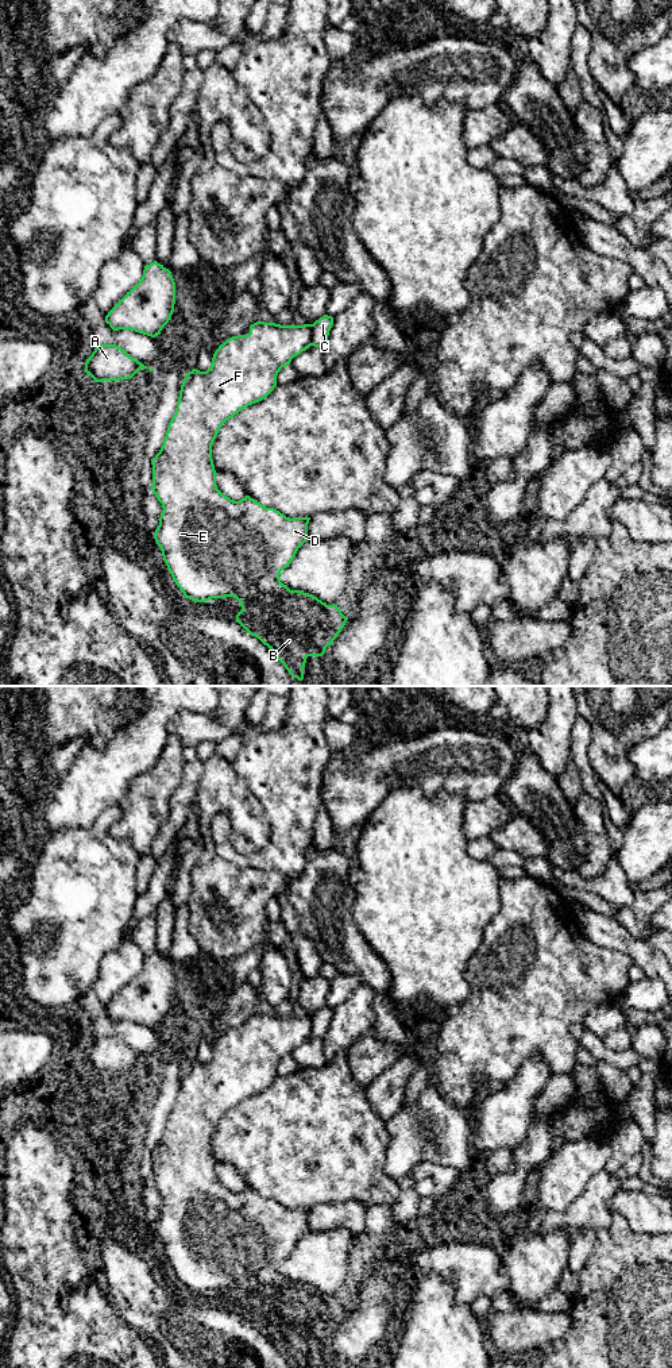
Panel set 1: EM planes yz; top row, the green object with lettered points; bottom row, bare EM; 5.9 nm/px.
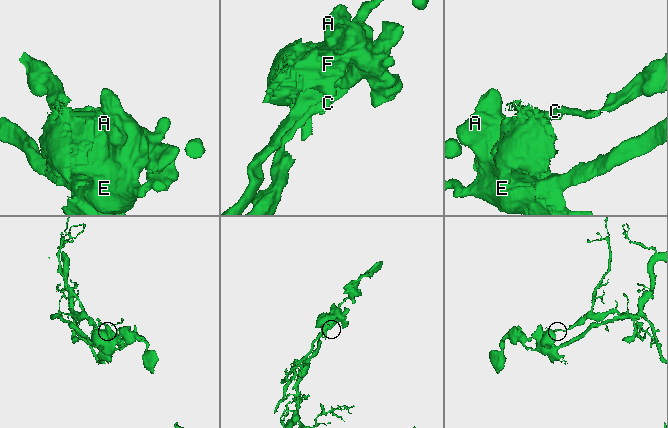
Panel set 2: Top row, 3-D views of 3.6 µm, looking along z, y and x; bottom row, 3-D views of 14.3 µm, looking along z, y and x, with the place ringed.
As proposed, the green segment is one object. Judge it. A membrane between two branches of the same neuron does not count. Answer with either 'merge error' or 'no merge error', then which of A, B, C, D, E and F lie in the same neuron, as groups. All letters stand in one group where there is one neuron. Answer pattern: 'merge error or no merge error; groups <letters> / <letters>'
merge error; groups A B D E F / C

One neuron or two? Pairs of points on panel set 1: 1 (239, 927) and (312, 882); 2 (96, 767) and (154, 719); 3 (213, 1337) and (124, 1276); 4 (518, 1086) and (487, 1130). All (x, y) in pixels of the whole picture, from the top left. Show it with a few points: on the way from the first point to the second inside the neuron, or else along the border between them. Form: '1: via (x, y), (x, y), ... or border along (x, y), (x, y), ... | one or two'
1: border along (286, 878), (284, 889) | two
2: via (111, 762), (139, 733) | one
3: via (192, 1334), (180, 1322), (166, 1318), (146, 1298) | one
4: via (517, 1097), (514, 1103), (498, 1120) | one

